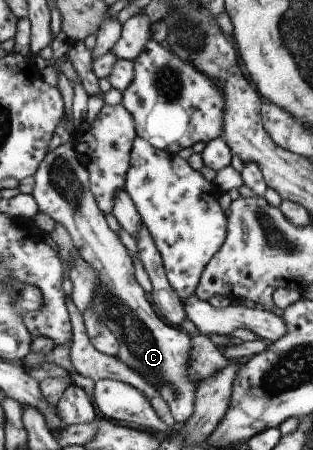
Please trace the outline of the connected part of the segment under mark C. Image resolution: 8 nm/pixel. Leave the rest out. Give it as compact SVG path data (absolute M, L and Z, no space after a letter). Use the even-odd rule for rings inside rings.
M71 142L48 151L35 172L35 187L31 195L41 213L49 215L67 229L80 256L97 271L99 289L88 306L95 309L101 321L117 338L117 357L157 389L157 394L165 399L164 406L170 409L179 426L193 415L195 405L195 381L191 381L187 373L192 335L171 324L167 325L145 298L145 290L135 279L131 254L119 236L109 228L104 213L97 205L85 164L77 157Z

